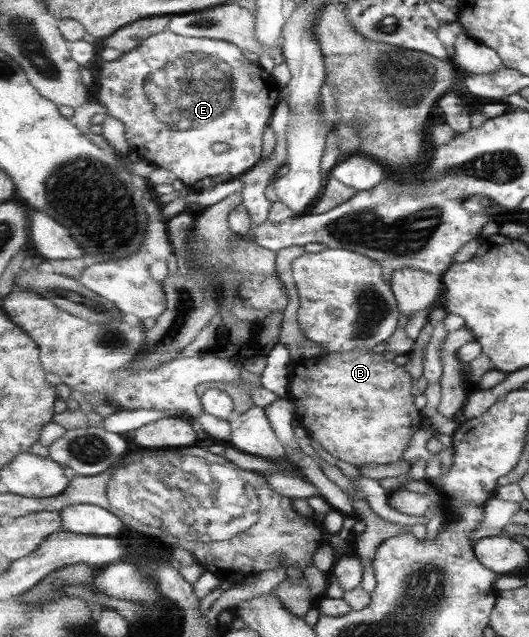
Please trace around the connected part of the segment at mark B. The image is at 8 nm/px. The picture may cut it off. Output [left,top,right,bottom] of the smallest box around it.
[289,349,425,466]

